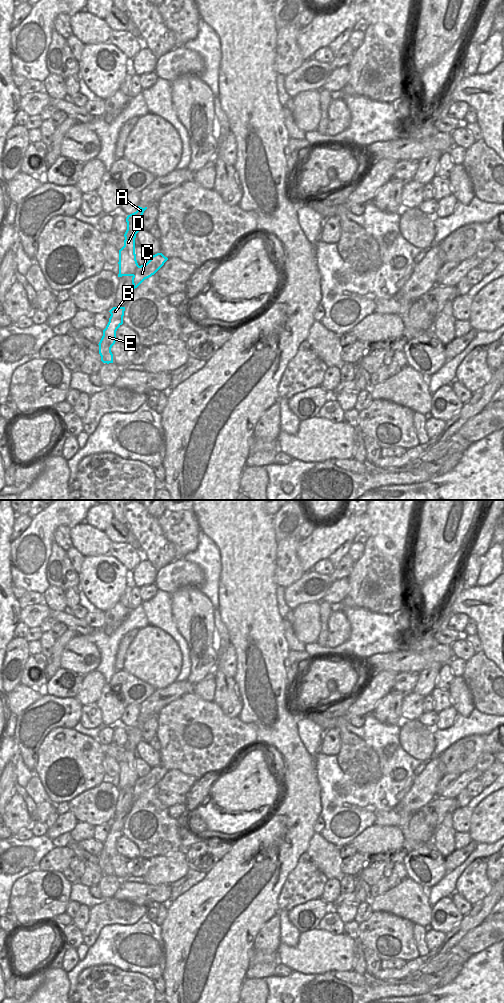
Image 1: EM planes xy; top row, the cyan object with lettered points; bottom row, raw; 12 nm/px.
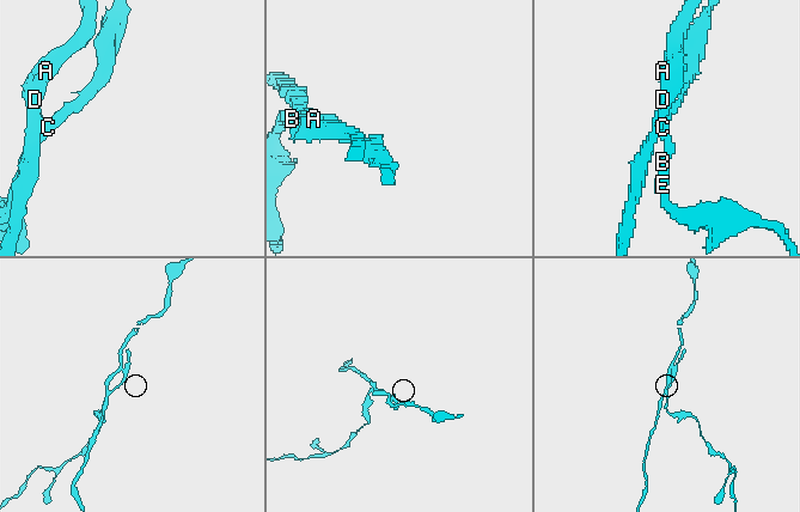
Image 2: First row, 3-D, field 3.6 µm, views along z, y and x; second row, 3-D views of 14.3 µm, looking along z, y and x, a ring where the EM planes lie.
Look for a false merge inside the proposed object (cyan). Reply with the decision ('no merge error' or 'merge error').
merge error

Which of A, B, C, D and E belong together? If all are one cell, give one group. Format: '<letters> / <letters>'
A D / B C E

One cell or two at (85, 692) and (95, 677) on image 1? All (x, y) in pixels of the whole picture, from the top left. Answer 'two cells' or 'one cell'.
one cell

